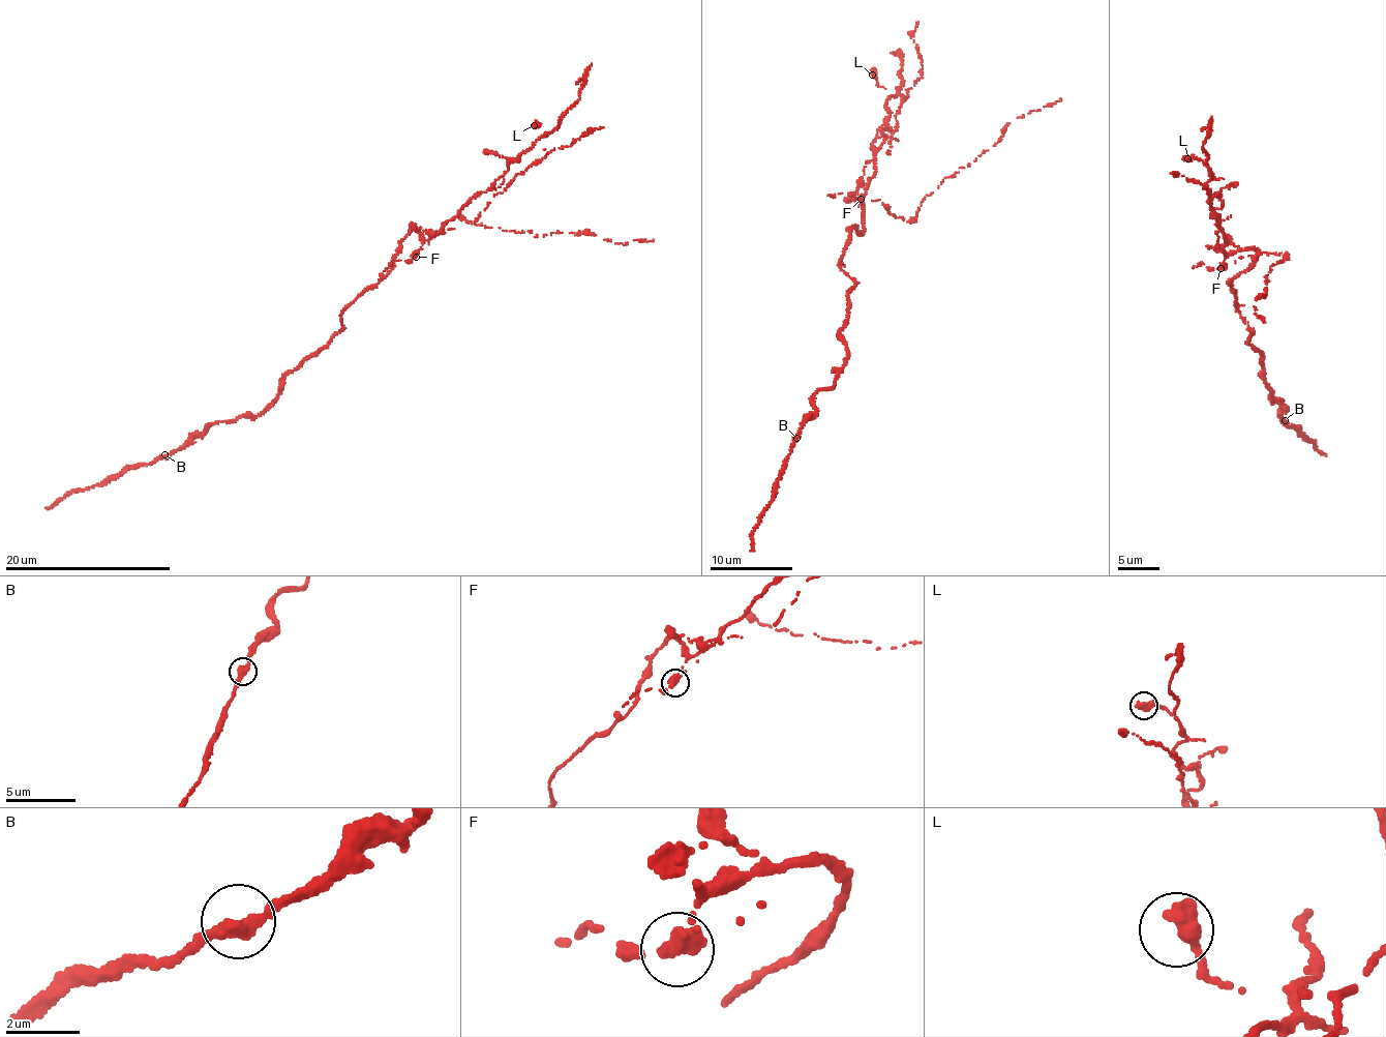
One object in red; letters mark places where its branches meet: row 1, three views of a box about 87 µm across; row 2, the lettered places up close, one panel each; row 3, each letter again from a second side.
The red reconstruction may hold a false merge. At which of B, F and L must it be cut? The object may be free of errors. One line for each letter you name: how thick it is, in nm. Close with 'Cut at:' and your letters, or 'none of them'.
F: Thickness 600 nm
Cut at: F

